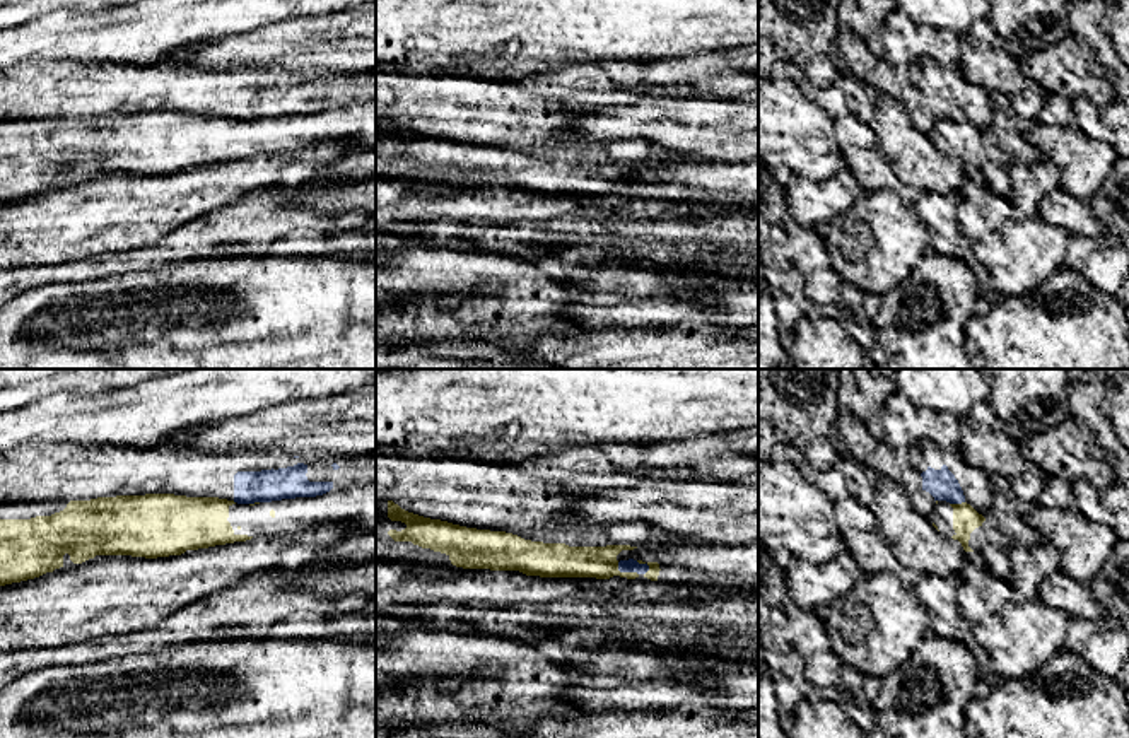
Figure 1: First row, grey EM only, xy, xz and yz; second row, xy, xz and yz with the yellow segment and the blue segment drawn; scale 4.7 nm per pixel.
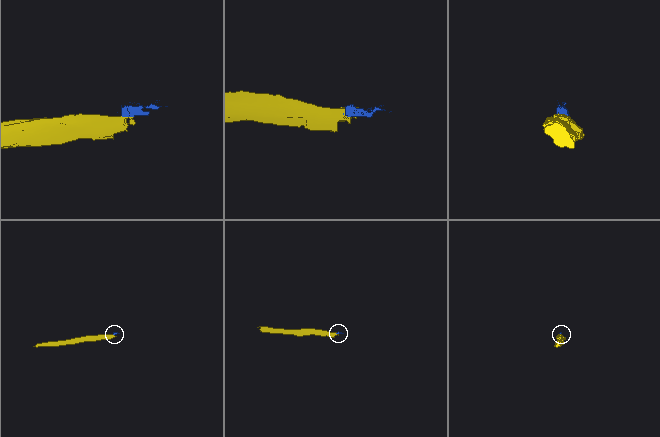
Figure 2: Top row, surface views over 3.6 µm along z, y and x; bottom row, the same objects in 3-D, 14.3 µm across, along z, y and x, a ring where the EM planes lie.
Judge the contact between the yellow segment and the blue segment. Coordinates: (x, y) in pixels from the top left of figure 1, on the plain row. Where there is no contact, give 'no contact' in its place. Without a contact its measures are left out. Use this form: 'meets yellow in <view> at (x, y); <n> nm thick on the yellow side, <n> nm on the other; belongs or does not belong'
meets yellow in xz at (625, 190); 150 nm thick on the yellow side, 60 nm on the other; does not belong

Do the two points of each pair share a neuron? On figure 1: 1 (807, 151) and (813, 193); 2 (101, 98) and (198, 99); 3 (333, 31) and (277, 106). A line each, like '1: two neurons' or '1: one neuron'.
1: two neurons
2: one neuron
3: two neurons

